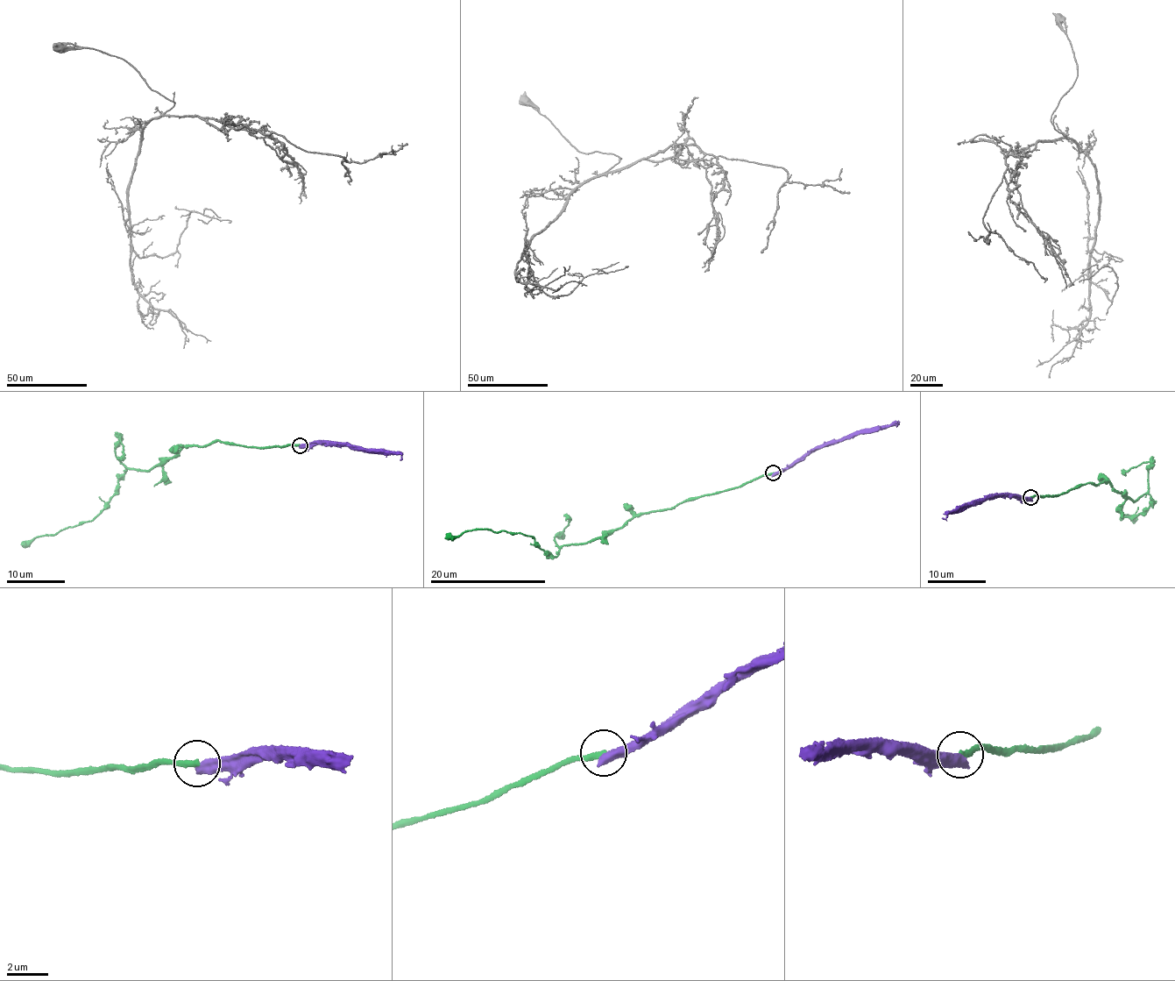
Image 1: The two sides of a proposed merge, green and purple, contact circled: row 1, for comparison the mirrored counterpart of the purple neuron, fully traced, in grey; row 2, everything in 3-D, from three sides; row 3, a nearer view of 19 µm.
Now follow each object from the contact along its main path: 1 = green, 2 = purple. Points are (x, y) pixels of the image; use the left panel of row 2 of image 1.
1: (300, 445), (251, 448), (215, 442), (187, 445), (148, 470), (125, 468), (116, 492), (89, 522), (21, 545)
2: (300, 445), (333, 441), (354, 449), (399, 451), (401, 458), (399, 460)

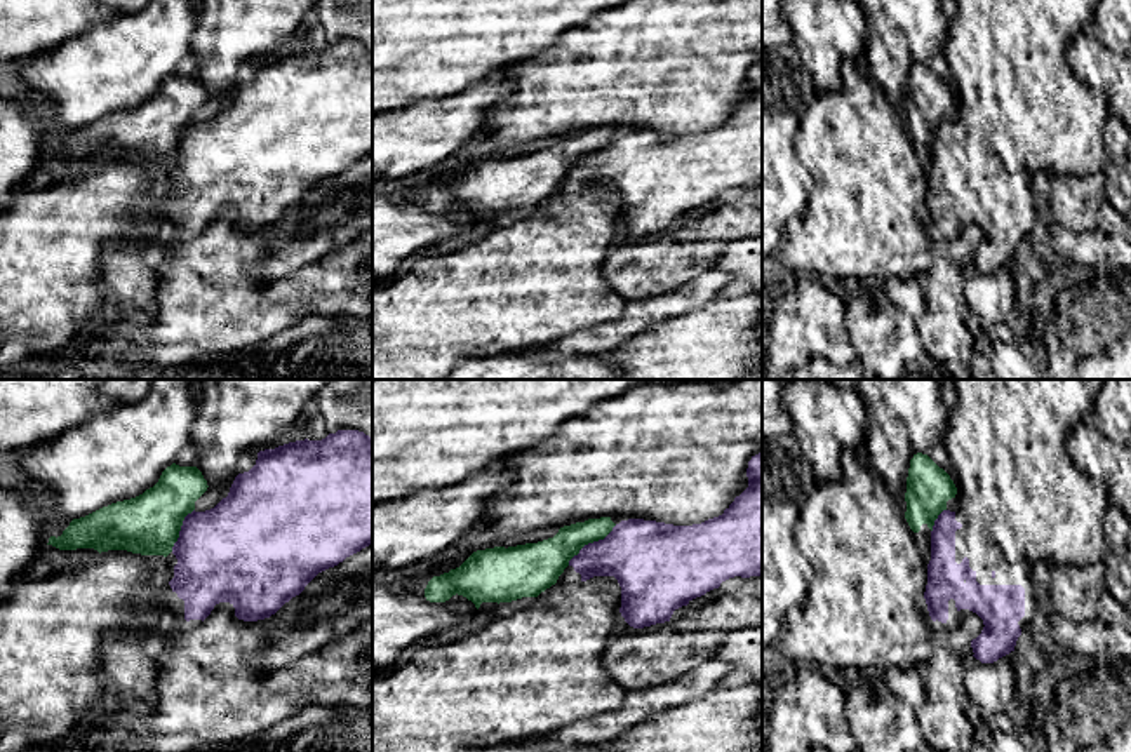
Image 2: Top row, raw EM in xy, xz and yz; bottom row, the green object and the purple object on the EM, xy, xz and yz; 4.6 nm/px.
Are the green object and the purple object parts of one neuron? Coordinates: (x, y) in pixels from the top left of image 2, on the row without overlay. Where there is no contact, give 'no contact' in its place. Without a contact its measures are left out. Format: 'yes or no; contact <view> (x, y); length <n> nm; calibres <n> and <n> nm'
no; contact xz (590, 152); length 300 nm; calibres 200 and 320 nm

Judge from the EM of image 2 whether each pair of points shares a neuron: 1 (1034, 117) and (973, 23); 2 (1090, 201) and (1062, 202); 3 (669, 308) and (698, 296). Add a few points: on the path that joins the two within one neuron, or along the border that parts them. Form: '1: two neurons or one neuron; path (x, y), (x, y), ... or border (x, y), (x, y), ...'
1: one neuron; path (1017, 94), (1010, 65), (992, 47)
2: one neuron; path (1083, 201), (1069, 202)
3: one neuron; path (675, 303), (691, 298)

